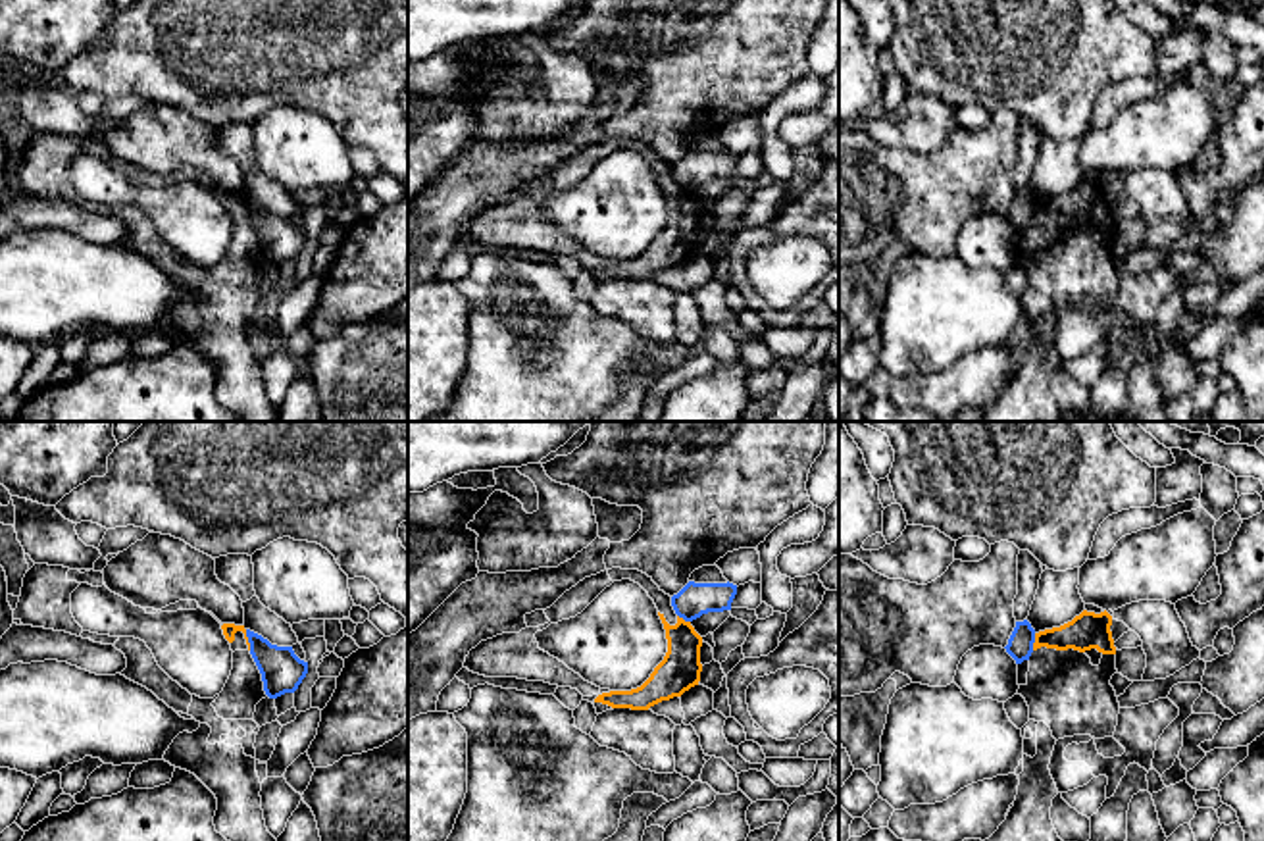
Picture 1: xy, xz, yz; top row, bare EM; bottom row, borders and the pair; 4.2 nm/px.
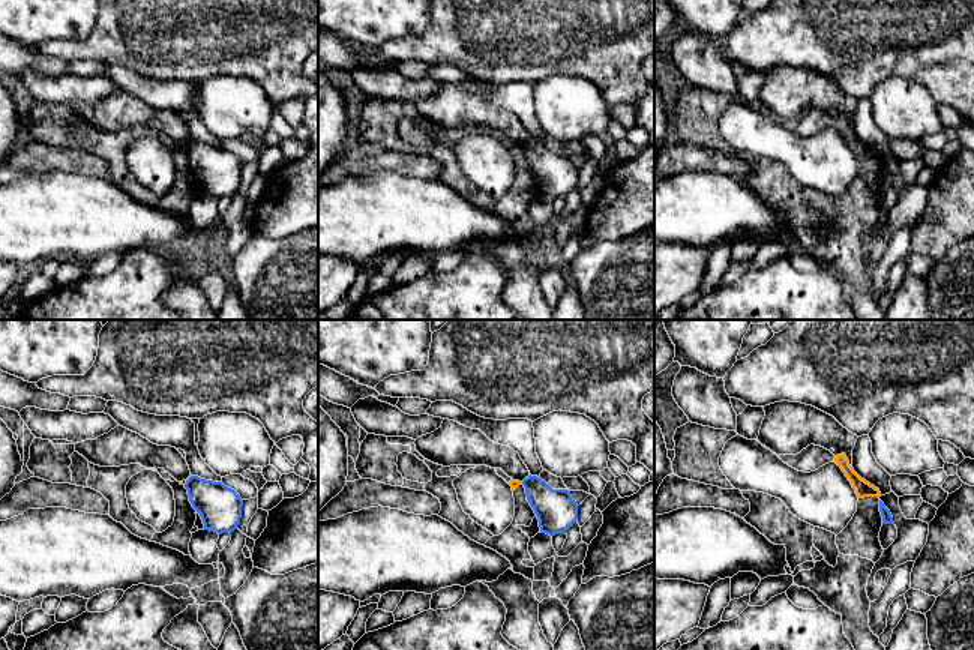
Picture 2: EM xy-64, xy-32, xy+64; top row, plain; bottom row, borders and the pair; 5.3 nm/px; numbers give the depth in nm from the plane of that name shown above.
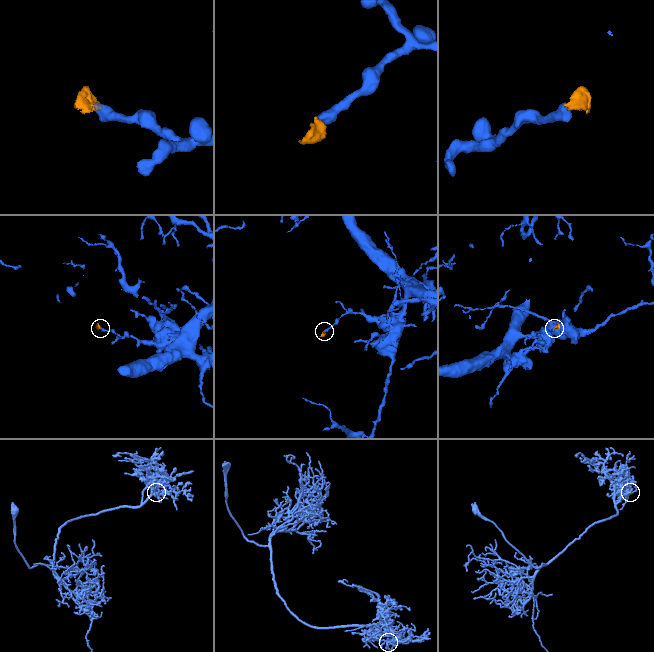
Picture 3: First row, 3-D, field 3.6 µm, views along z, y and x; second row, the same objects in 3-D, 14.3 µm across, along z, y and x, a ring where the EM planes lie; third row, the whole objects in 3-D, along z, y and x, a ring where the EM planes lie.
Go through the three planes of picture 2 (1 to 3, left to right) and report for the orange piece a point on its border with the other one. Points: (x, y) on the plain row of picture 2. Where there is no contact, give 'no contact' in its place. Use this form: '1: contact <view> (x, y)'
1: no contact
2: no contact
3: no contact

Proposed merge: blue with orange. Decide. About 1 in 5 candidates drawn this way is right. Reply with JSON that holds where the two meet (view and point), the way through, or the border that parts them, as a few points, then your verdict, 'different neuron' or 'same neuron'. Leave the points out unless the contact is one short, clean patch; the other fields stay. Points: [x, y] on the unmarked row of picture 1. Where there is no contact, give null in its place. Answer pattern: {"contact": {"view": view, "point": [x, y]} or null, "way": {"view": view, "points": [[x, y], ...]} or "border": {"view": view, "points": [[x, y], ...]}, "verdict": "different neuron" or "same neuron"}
{"contact": {"view": "xy", "point": [249, 208]}, "border": {"view": "xy", "points": [[245, 199], [251, 218]]}, "verdict": "different neuron"}

